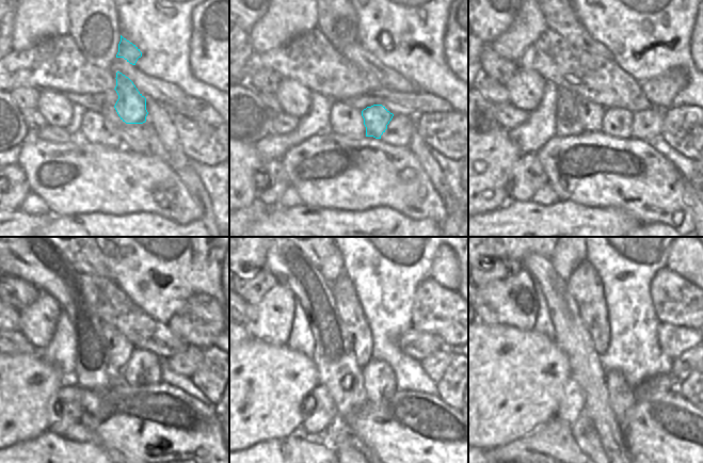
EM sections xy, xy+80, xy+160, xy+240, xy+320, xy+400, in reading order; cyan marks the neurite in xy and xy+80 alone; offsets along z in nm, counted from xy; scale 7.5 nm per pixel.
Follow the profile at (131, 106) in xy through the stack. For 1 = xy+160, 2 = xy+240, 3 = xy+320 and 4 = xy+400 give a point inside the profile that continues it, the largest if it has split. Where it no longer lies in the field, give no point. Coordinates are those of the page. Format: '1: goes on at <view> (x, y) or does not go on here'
1: goes on at xy+160 (618, 123)
2: goes on at xy+240 (144, 368)
3: goes on at xy+320 (379, 380)
4: goes on at xy+400 (621, 398)

